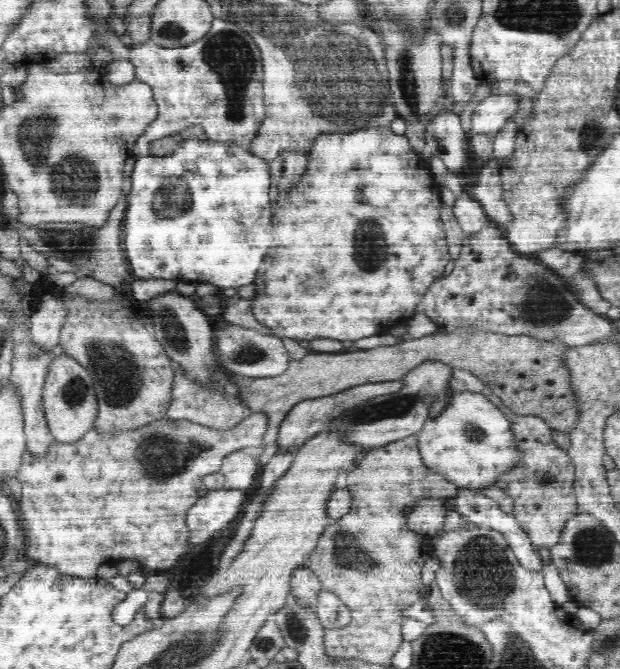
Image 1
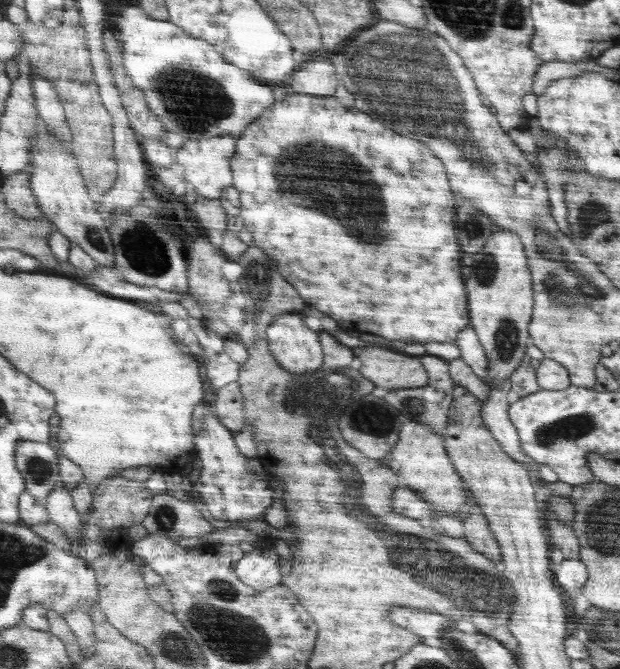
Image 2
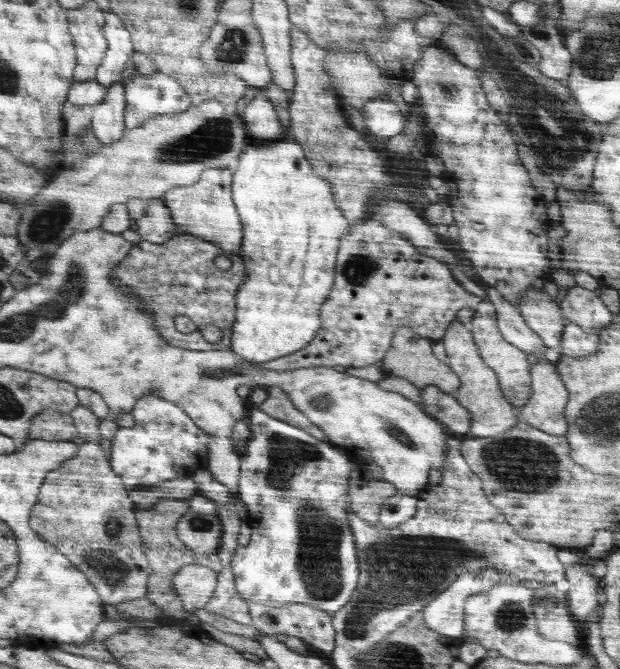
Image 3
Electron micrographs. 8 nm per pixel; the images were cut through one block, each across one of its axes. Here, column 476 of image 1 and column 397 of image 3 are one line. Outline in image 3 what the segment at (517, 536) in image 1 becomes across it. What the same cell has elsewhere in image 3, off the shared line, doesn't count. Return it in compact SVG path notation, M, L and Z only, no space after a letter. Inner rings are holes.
M397 492L383 502L379 522L384 528L394 528L406 523L417 511L418 497L408 496L407 493Z

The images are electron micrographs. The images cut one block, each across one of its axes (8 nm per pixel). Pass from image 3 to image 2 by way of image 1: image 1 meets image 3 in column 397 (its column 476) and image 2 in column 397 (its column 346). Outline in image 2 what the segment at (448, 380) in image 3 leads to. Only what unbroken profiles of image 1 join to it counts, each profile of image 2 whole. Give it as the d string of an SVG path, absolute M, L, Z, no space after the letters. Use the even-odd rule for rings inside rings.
M354 348L362 360L360 372L370 382L386 390L426 386L428 376L416 356L406 356L388 348Z

